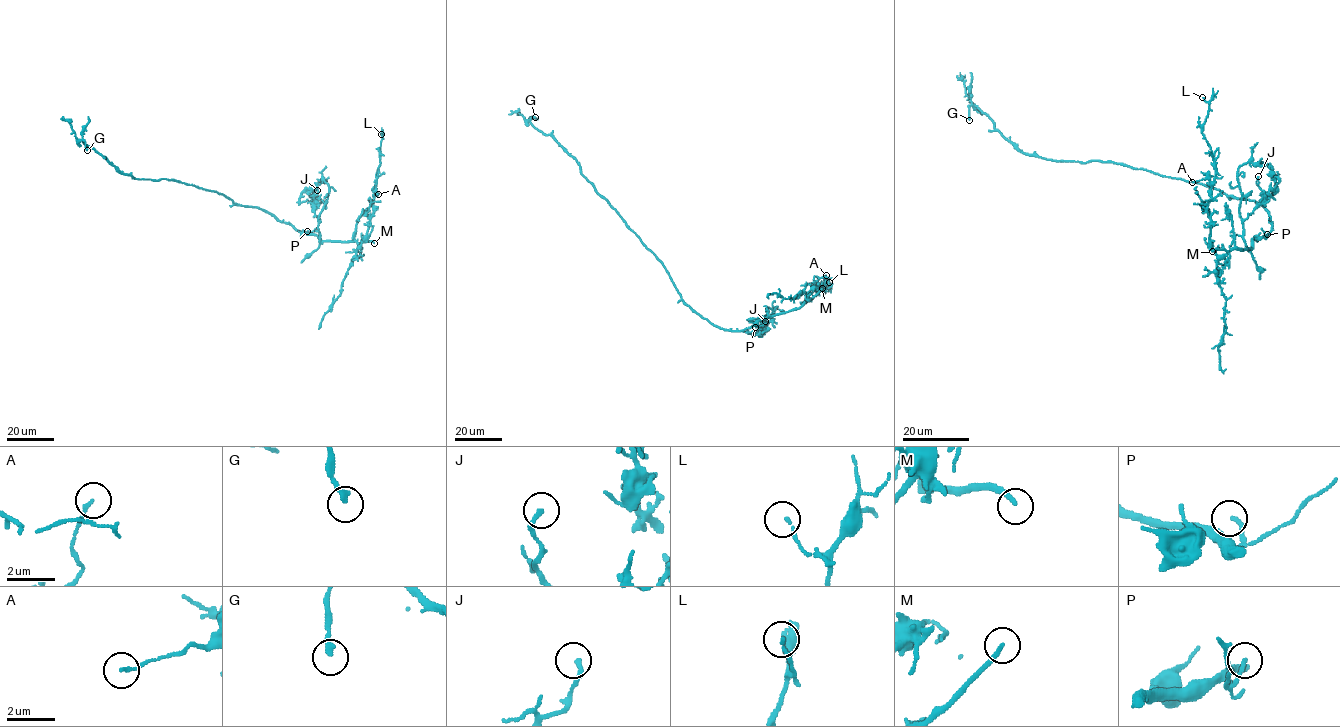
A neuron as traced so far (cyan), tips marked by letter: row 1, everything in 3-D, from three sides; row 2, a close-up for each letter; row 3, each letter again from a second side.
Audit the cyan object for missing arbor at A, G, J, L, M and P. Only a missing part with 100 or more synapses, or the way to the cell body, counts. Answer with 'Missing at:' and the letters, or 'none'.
Missing at: M

